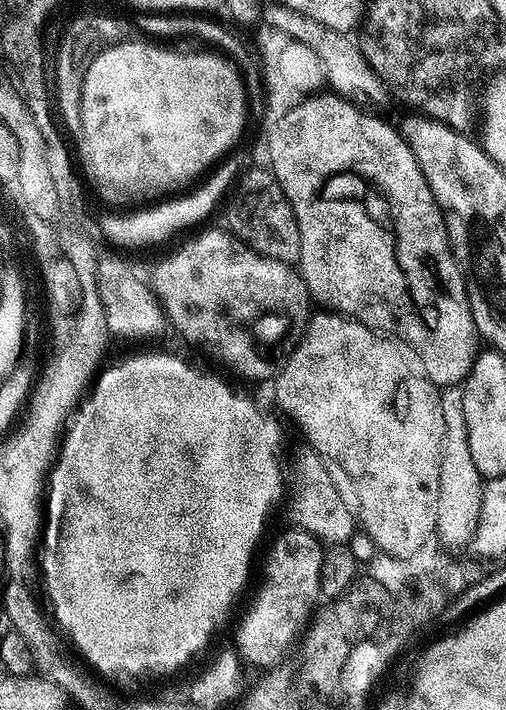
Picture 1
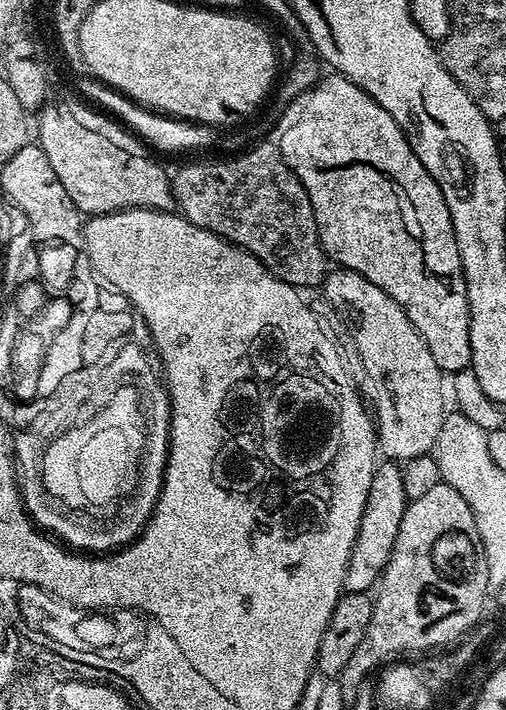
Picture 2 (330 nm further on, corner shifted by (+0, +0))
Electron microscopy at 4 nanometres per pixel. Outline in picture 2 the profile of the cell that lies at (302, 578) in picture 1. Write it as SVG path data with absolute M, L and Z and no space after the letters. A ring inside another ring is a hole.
M384 462L379 465L370 482L370 494L360 523L360 533L354 542L350 562L346 568L344 592L368 592L377 587L378 581L390 554L394 550L394 540L398 538L398 526L402 526L402 514L408 505L408 495L402 486L401 465Z

